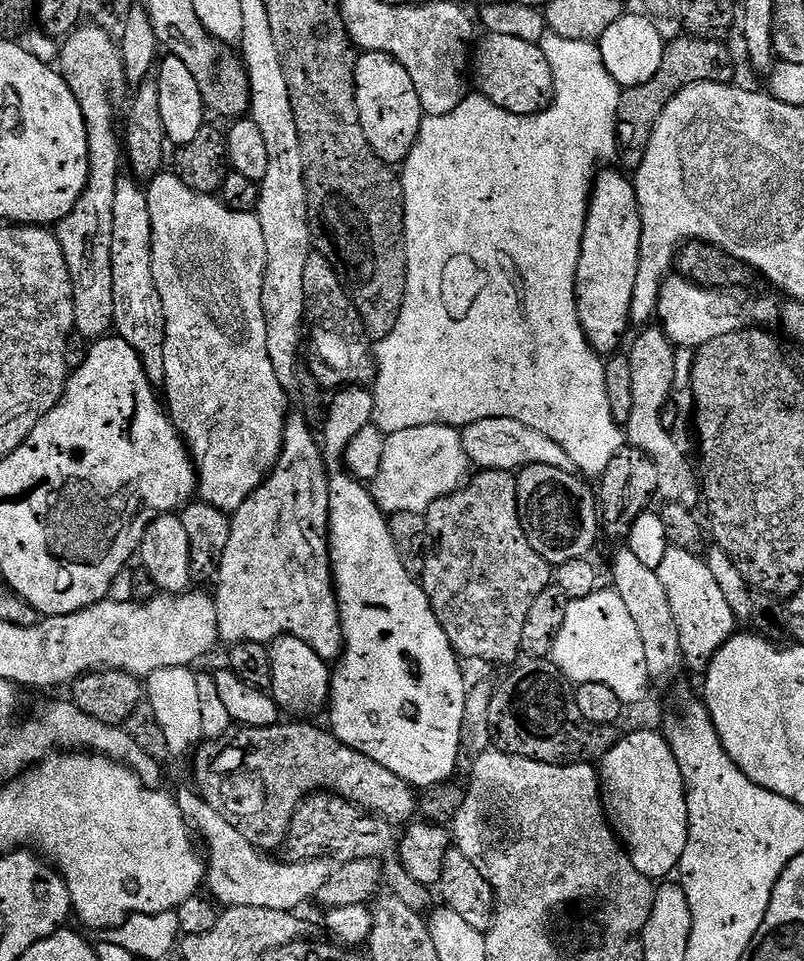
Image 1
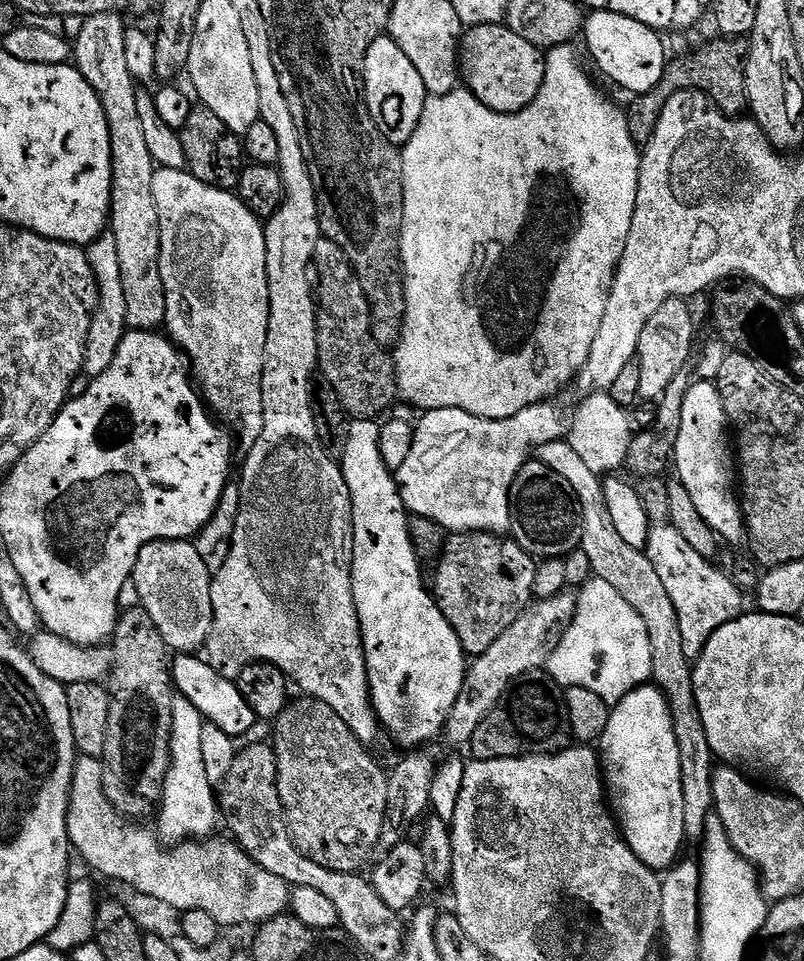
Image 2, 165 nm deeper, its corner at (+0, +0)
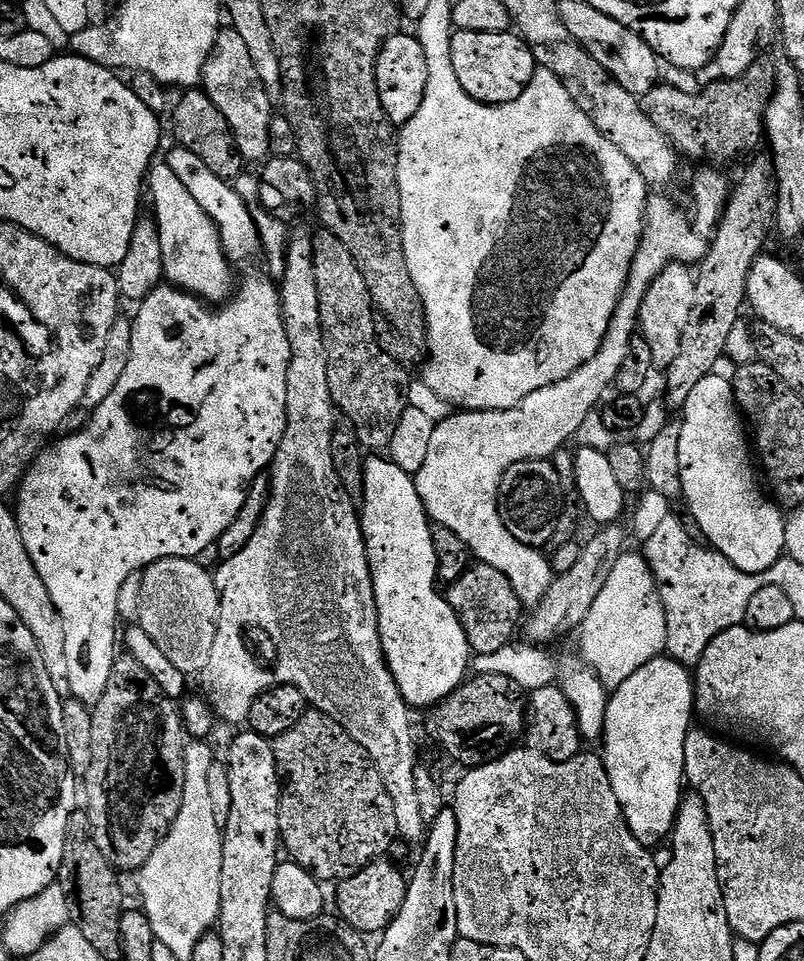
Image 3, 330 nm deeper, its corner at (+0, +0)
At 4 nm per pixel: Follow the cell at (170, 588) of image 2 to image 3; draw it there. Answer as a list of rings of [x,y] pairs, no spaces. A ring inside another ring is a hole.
[[[166,558],[154,562],[142,573],[142,594],[140,595],[140,618],[138,626],[146,630],[146,634],[170,658],[178,670],[185,674],[199,674],[204,671],[206,662],[210,662],[210,649],[214,646],[216,623],[220,617],[220,595],[211,571],[200,565],[195,559]]]

